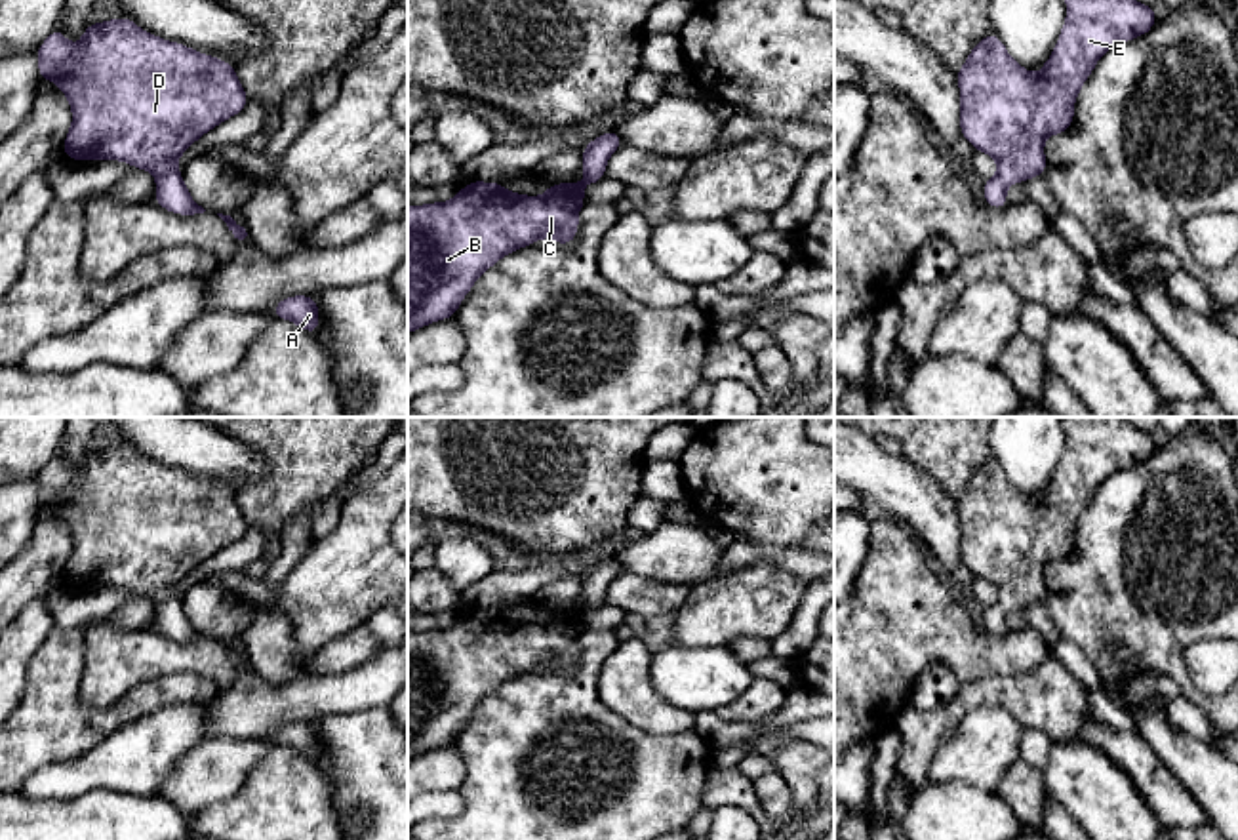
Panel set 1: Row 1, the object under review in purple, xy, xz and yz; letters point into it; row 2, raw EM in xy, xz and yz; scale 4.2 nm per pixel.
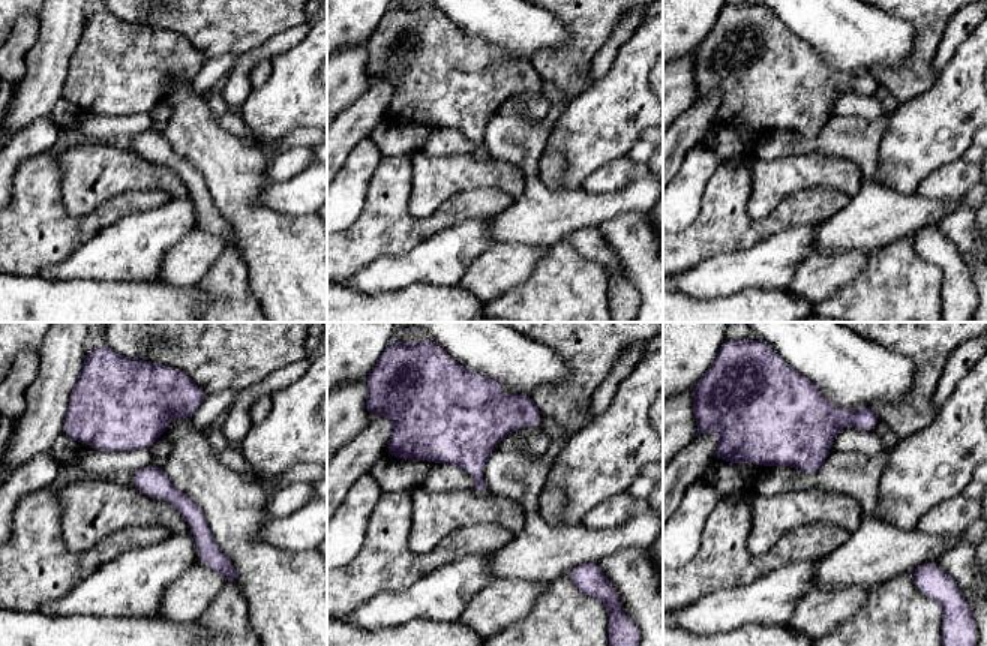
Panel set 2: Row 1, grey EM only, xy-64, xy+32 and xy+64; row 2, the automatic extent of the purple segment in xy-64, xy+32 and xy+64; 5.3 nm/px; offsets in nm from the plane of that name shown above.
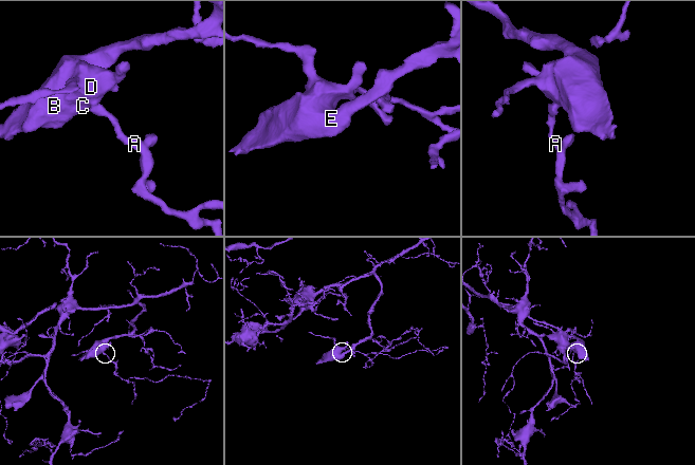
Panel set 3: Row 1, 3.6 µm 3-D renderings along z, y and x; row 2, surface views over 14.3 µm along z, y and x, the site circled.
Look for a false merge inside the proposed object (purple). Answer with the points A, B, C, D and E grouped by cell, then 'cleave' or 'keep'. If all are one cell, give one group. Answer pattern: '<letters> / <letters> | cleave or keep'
A B C D E | keep

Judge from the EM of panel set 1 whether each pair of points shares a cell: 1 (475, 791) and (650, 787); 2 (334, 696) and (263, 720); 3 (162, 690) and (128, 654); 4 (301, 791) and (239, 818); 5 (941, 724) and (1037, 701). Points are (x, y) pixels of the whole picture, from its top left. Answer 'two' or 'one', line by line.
1: one
2: one
3: two
4: one
5: one

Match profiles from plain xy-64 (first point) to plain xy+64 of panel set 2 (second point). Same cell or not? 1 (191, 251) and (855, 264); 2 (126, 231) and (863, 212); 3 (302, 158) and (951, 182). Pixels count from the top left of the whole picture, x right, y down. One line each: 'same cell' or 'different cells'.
1: same cell
2: different cells
3: same cell

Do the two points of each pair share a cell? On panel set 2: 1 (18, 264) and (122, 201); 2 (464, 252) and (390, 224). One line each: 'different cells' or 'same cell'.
1: same cell
2: different cells

